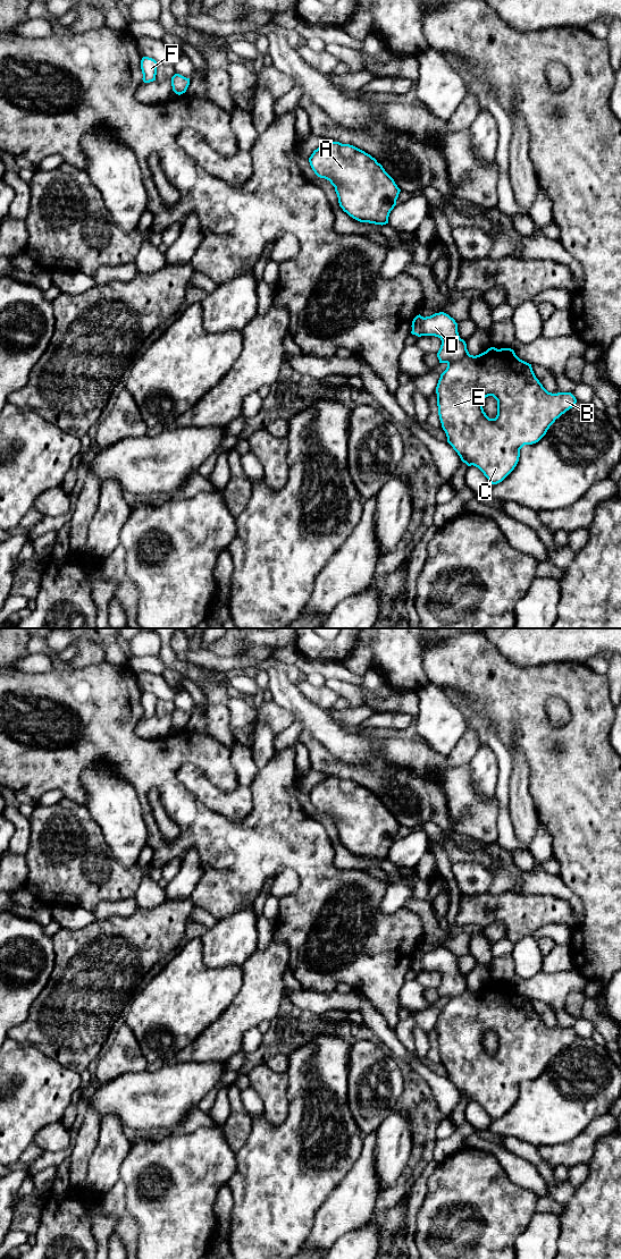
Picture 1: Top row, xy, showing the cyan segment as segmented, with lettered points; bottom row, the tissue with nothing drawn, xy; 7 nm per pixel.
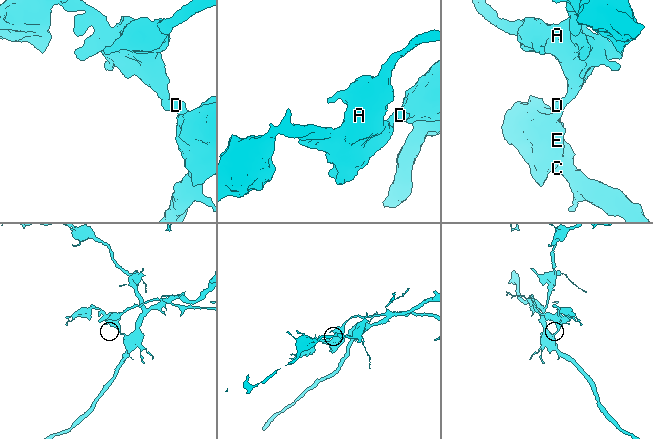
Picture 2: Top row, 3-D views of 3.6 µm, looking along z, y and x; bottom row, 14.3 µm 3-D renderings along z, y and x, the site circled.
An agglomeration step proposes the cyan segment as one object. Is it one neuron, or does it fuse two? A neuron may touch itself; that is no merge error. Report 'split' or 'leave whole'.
split

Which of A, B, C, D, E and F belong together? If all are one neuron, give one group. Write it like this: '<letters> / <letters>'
A F / B C D E

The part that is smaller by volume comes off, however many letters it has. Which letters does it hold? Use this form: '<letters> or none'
A, F

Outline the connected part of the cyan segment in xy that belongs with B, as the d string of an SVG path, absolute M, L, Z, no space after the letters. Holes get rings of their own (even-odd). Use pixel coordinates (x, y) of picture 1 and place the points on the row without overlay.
M444 947L423 953L421 969L442 975L437 992L447 1003L440 1009L436 1029L447 1078L463 1098L478 1102L492 1119L502 1117L514 1105L525 1080L538 1078L555 1055L577 1038L571 1028L548 1028L536 1013L531 999L520 995L511 983L490 982L479 990L470 990L459 971L458 958ZM488 1031L497 1036L495 1054L489 1054L482 1043Z

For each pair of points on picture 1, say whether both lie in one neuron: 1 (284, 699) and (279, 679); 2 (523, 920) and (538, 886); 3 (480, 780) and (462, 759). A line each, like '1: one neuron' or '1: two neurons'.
1: one neuron
2: two neurons
3: two neurons

